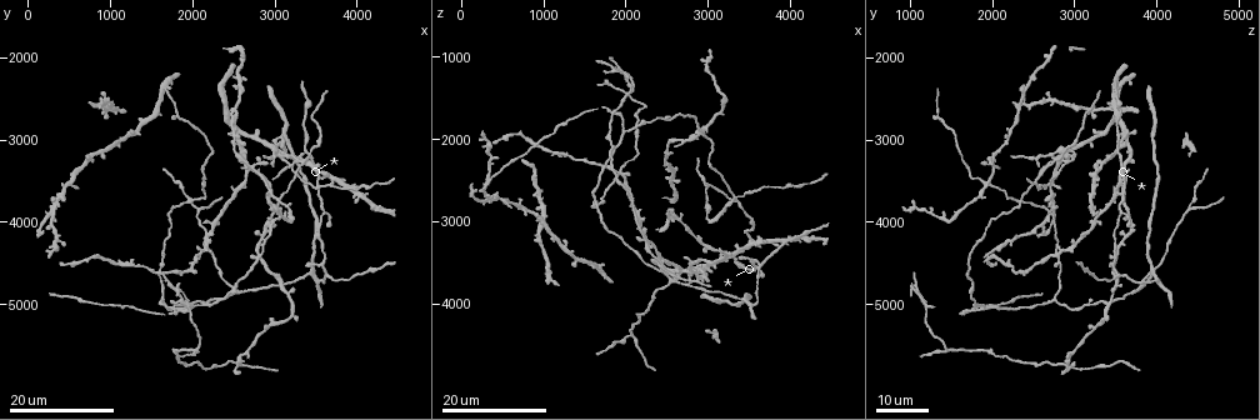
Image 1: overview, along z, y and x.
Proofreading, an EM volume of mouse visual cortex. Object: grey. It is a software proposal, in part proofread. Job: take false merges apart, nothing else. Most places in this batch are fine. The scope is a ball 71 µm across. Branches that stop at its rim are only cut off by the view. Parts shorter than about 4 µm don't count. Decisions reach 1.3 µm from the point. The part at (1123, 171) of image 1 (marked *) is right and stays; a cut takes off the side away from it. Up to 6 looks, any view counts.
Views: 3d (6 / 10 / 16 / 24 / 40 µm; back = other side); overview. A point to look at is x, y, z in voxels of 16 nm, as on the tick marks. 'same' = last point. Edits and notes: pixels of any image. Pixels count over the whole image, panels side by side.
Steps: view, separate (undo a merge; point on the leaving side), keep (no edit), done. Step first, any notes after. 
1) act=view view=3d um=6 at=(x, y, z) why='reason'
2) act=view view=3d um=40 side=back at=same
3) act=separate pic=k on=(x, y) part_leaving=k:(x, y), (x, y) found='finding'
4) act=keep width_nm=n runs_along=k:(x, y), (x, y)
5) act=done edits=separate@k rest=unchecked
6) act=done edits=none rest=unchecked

act=view view=3d um=24 at=(3300, 3250, 2750) why='four or more arms meet'

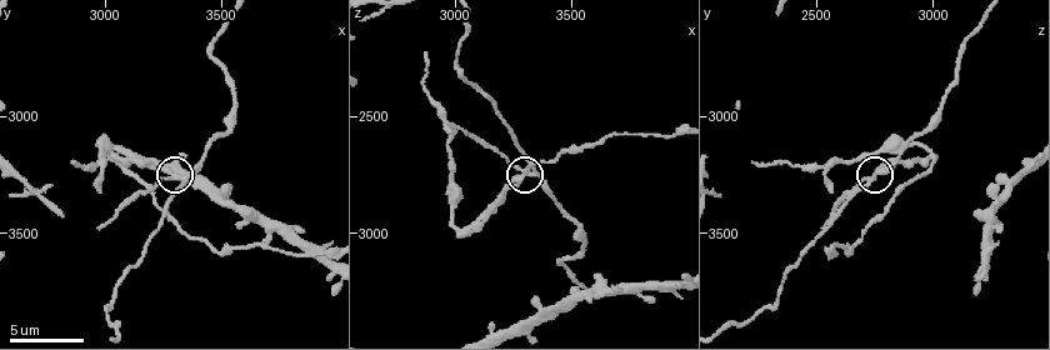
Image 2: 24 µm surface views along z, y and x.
act=view view=3d um=6 at=(3340, 3250, 2750)

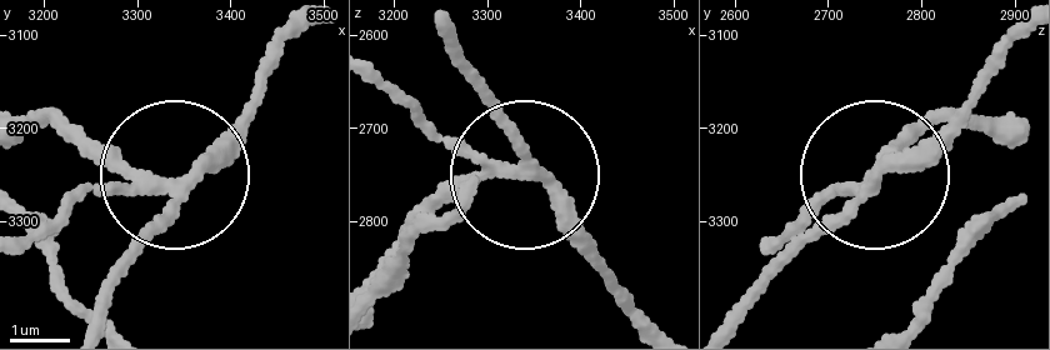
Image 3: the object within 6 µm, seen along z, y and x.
act=separate pic=3 on=(104, 156) width_nm=210 part_leaving=3:(170, 181), (130, 178), (60, 123), (25, 123) found='two cells meet here'

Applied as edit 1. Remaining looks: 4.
act=view view=overview

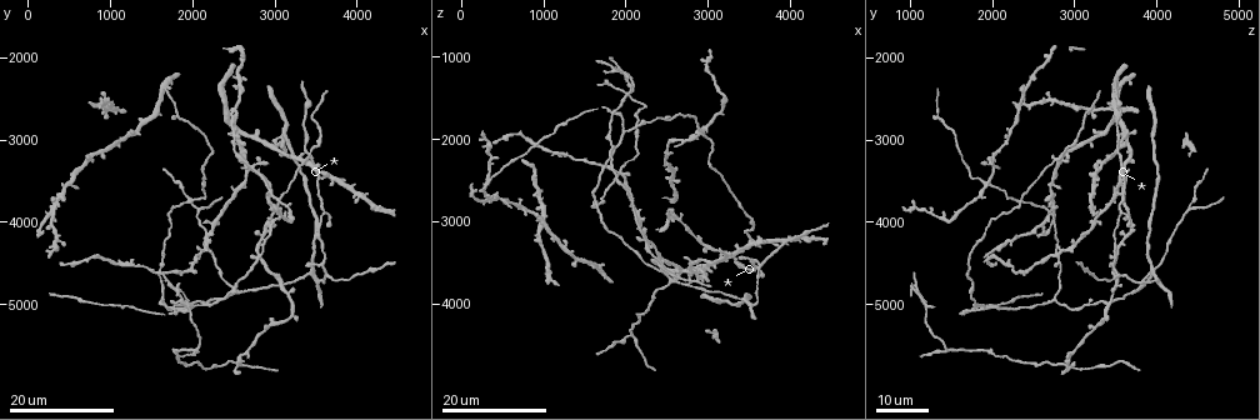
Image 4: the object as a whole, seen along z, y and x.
act=view view=3d um=16 at=(2750, 3300, 2050) why='four-way junction'

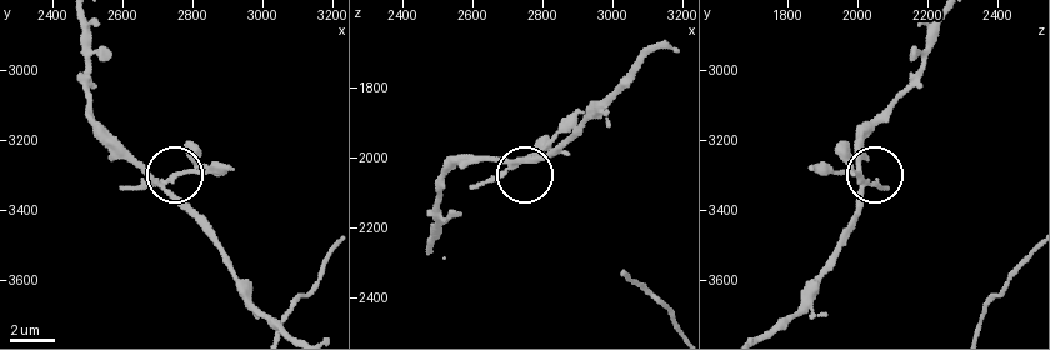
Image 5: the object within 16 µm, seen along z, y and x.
act=view view=3d um=6 at=(2740, 3320, 2010)

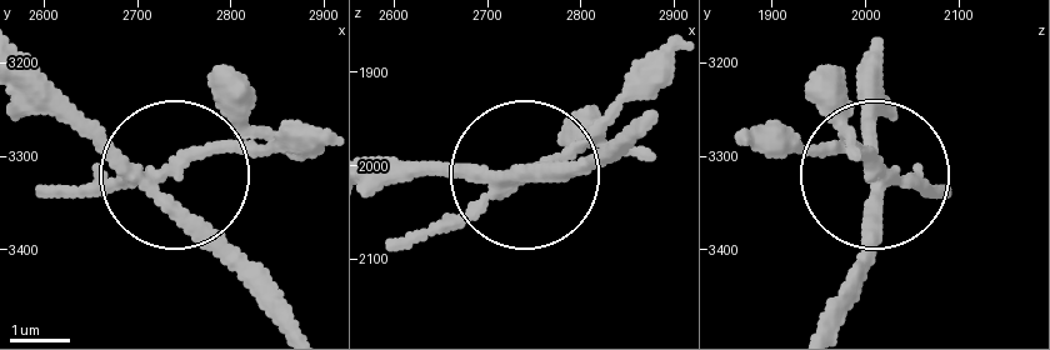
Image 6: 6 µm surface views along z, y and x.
act=separate pic=6 on=(223, 143) arms=4 found='two cells meet here'

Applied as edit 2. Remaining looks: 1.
act=done edits=separate@3,separate@6 rest=unchecked

